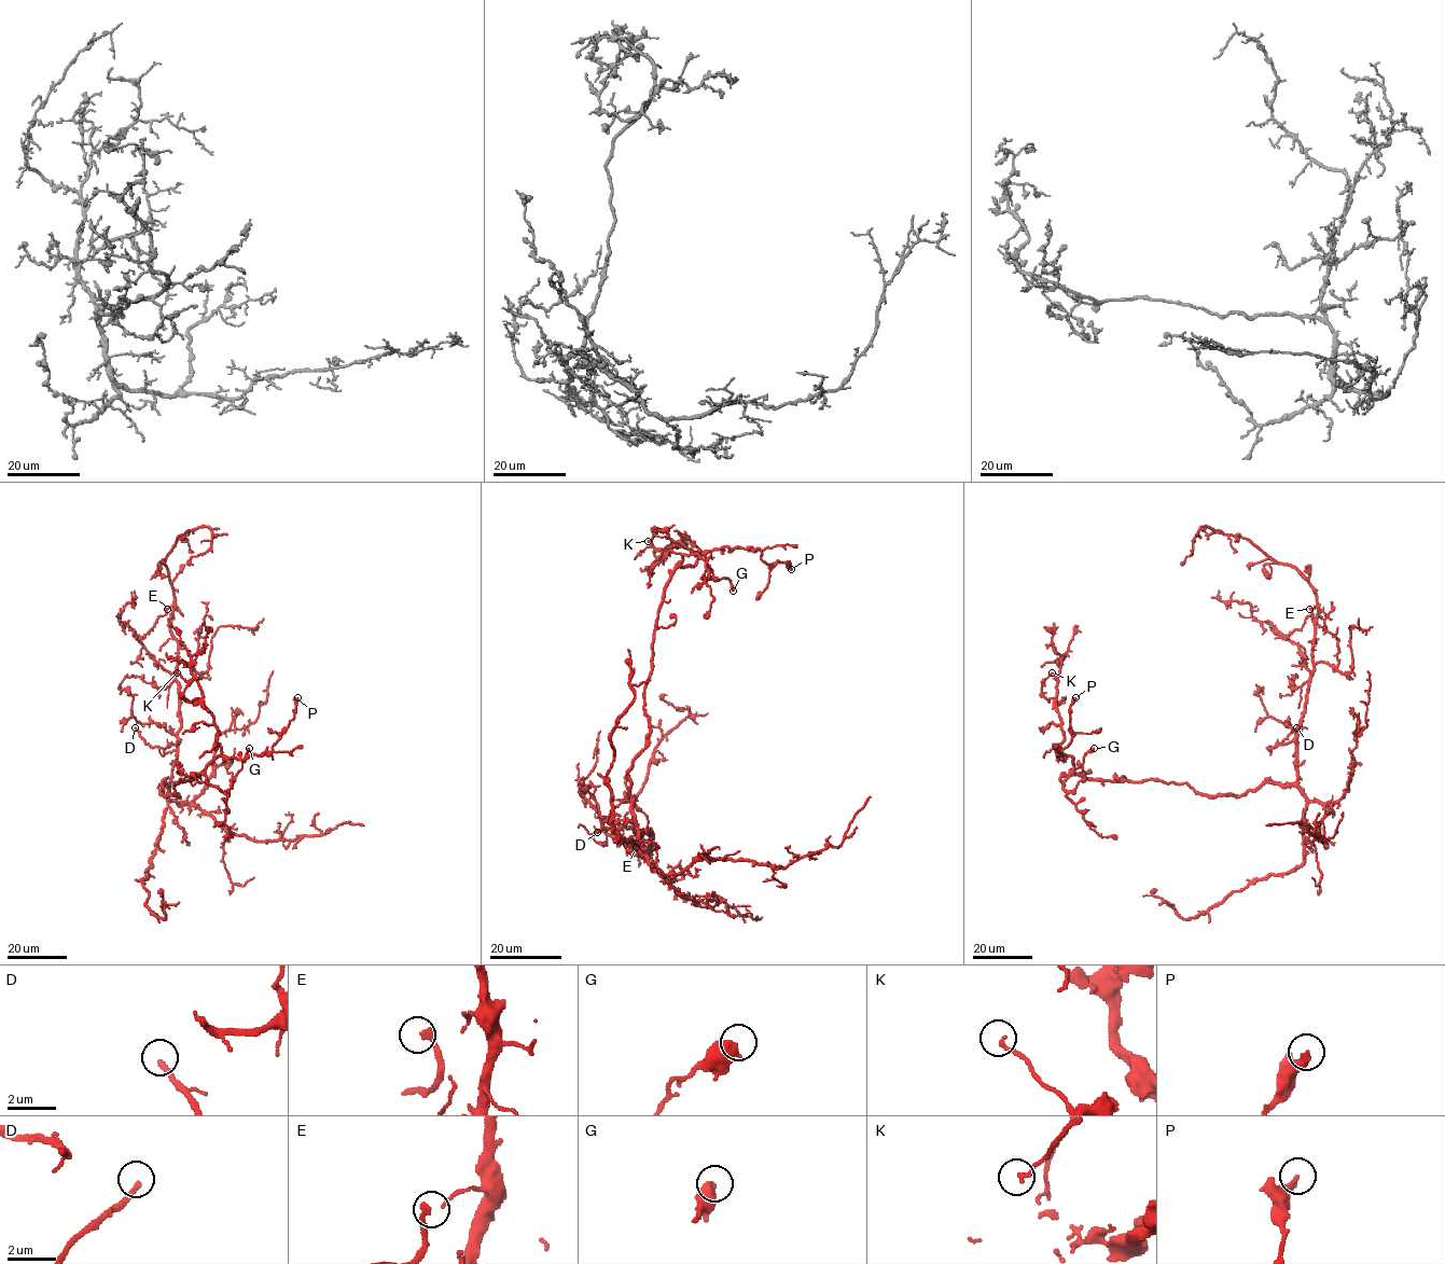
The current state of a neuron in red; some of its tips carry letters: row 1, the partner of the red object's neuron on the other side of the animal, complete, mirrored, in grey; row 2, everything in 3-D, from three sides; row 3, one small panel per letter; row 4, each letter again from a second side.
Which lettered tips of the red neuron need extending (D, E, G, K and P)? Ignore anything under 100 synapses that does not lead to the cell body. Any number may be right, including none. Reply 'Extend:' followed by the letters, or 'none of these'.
Extend: D

